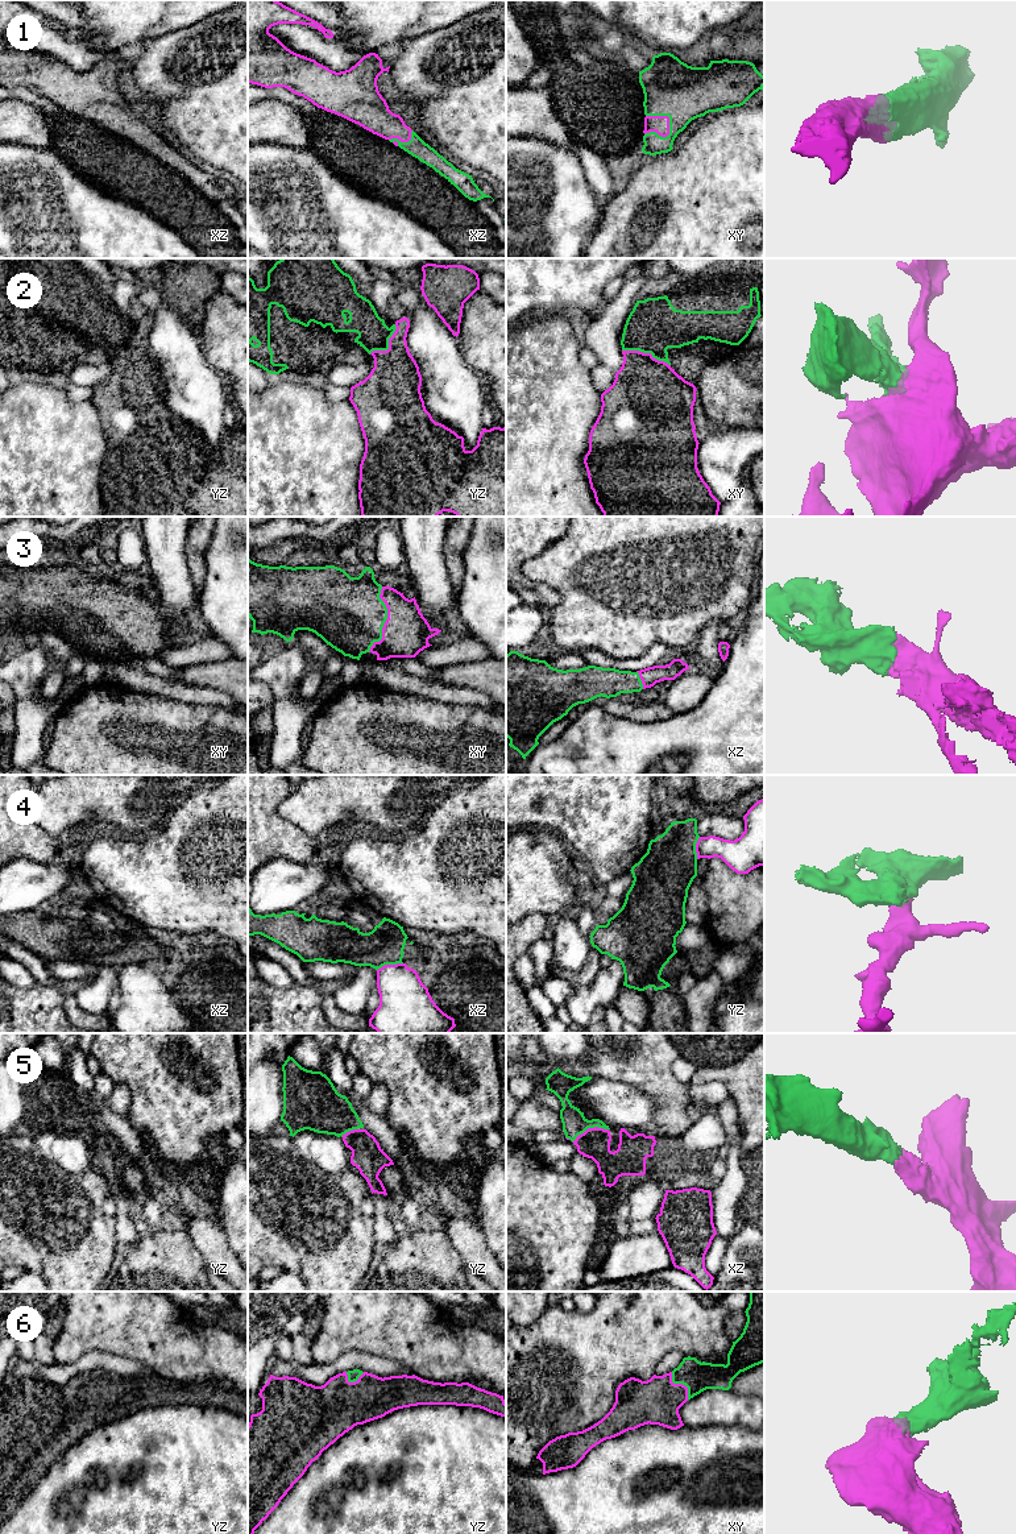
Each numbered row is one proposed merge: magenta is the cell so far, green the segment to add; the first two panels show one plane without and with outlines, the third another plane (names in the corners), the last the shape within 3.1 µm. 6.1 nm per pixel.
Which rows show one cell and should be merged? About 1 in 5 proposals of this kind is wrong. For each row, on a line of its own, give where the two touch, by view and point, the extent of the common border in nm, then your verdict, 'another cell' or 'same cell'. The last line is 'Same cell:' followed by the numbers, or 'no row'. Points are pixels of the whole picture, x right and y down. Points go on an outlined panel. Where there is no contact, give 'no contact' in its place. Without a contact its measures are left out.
1: xy (664, 136) | 190 nm | same cell
2: xy (646, 353) | 320 nm | another cell
3: xy (386, 621) | 400 nm | same cell
4: xz (389, 965) | 170 nm | another cell
5: xz (589, 1128) | 240 nm | same cell
6: xy (680, 1384) | 200 nm | same cell
Same cell: 1, 3, 5, 6

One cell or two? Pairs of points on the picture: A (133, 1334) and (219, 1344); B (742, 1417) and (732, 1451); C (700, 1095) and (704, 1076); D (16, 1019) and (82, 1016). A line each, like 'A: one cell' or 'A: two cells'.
A: one cell
B: two cells
C: two cells
D: two cells

